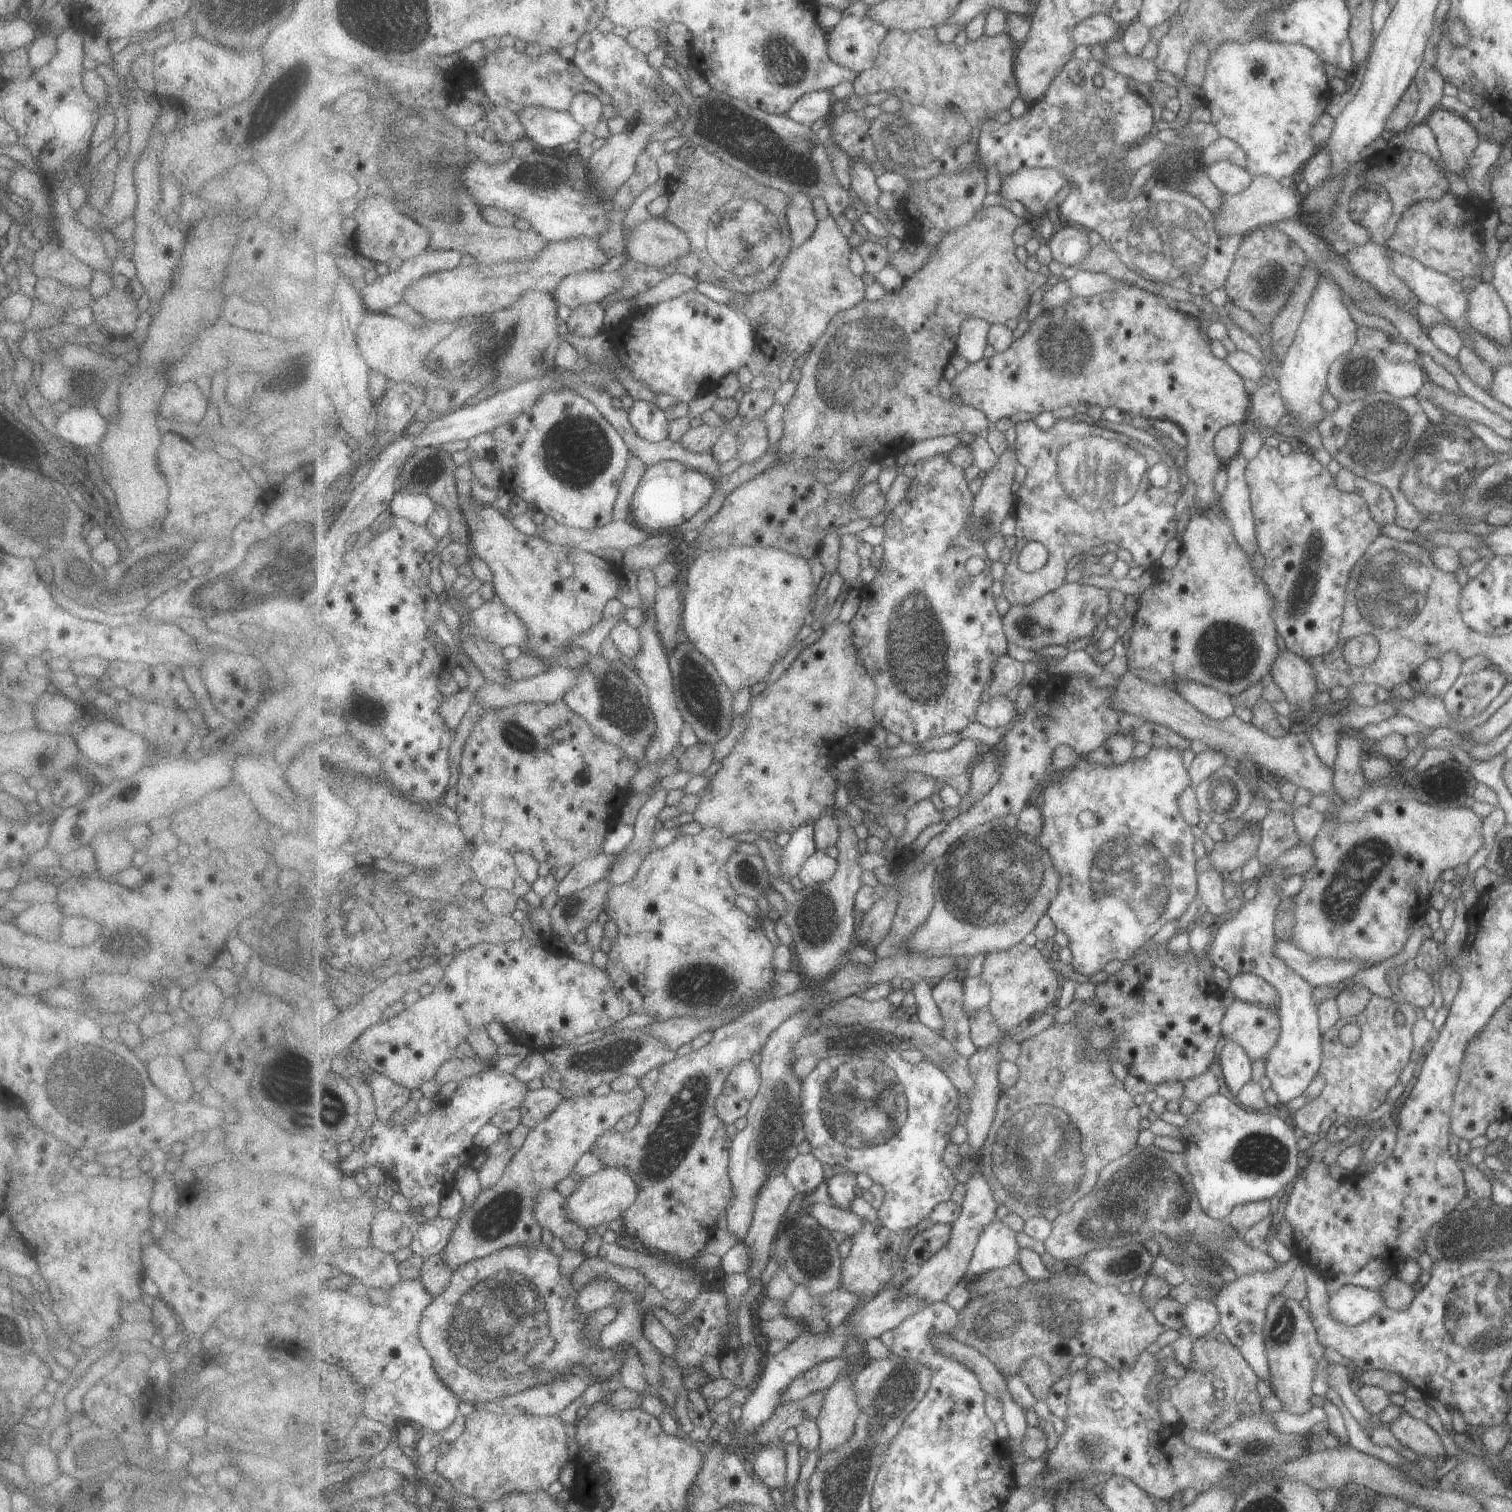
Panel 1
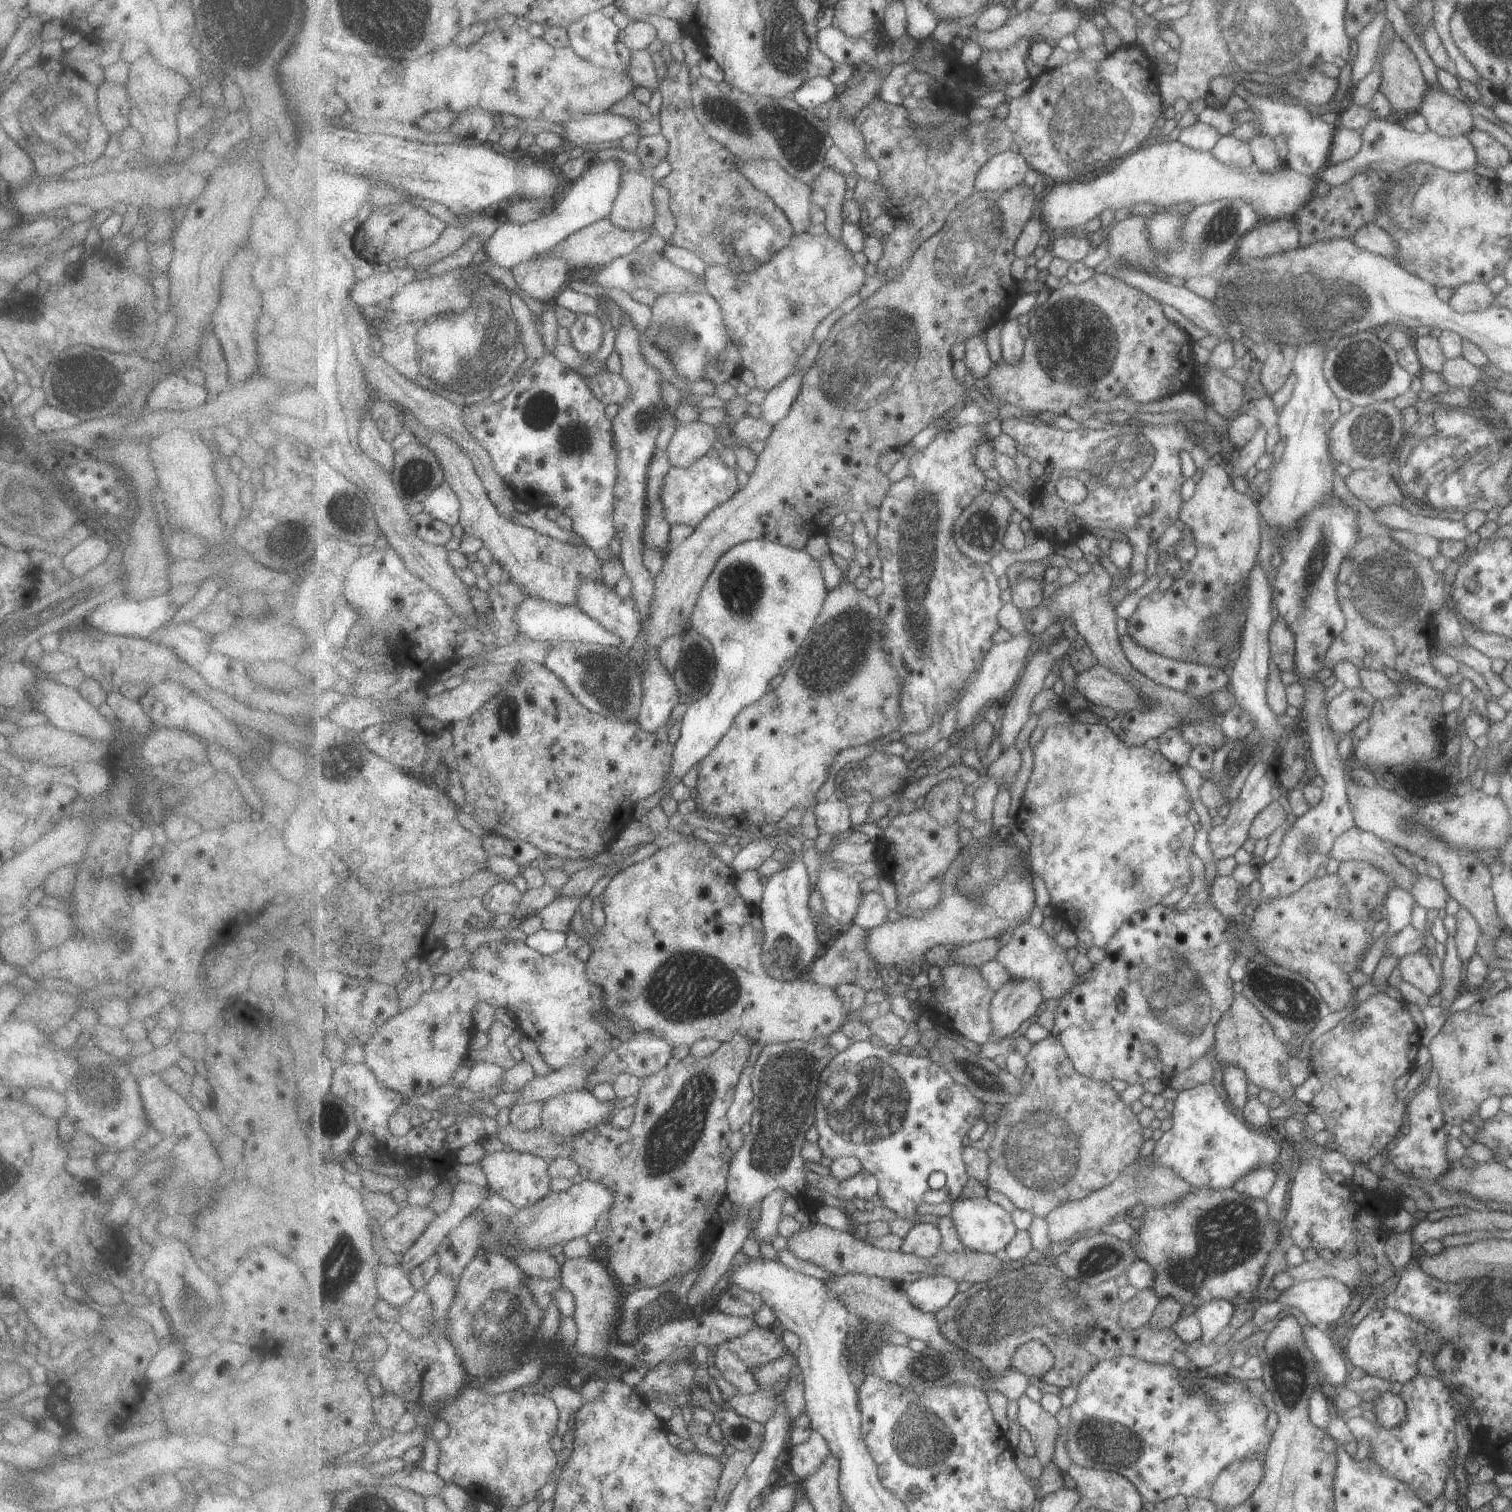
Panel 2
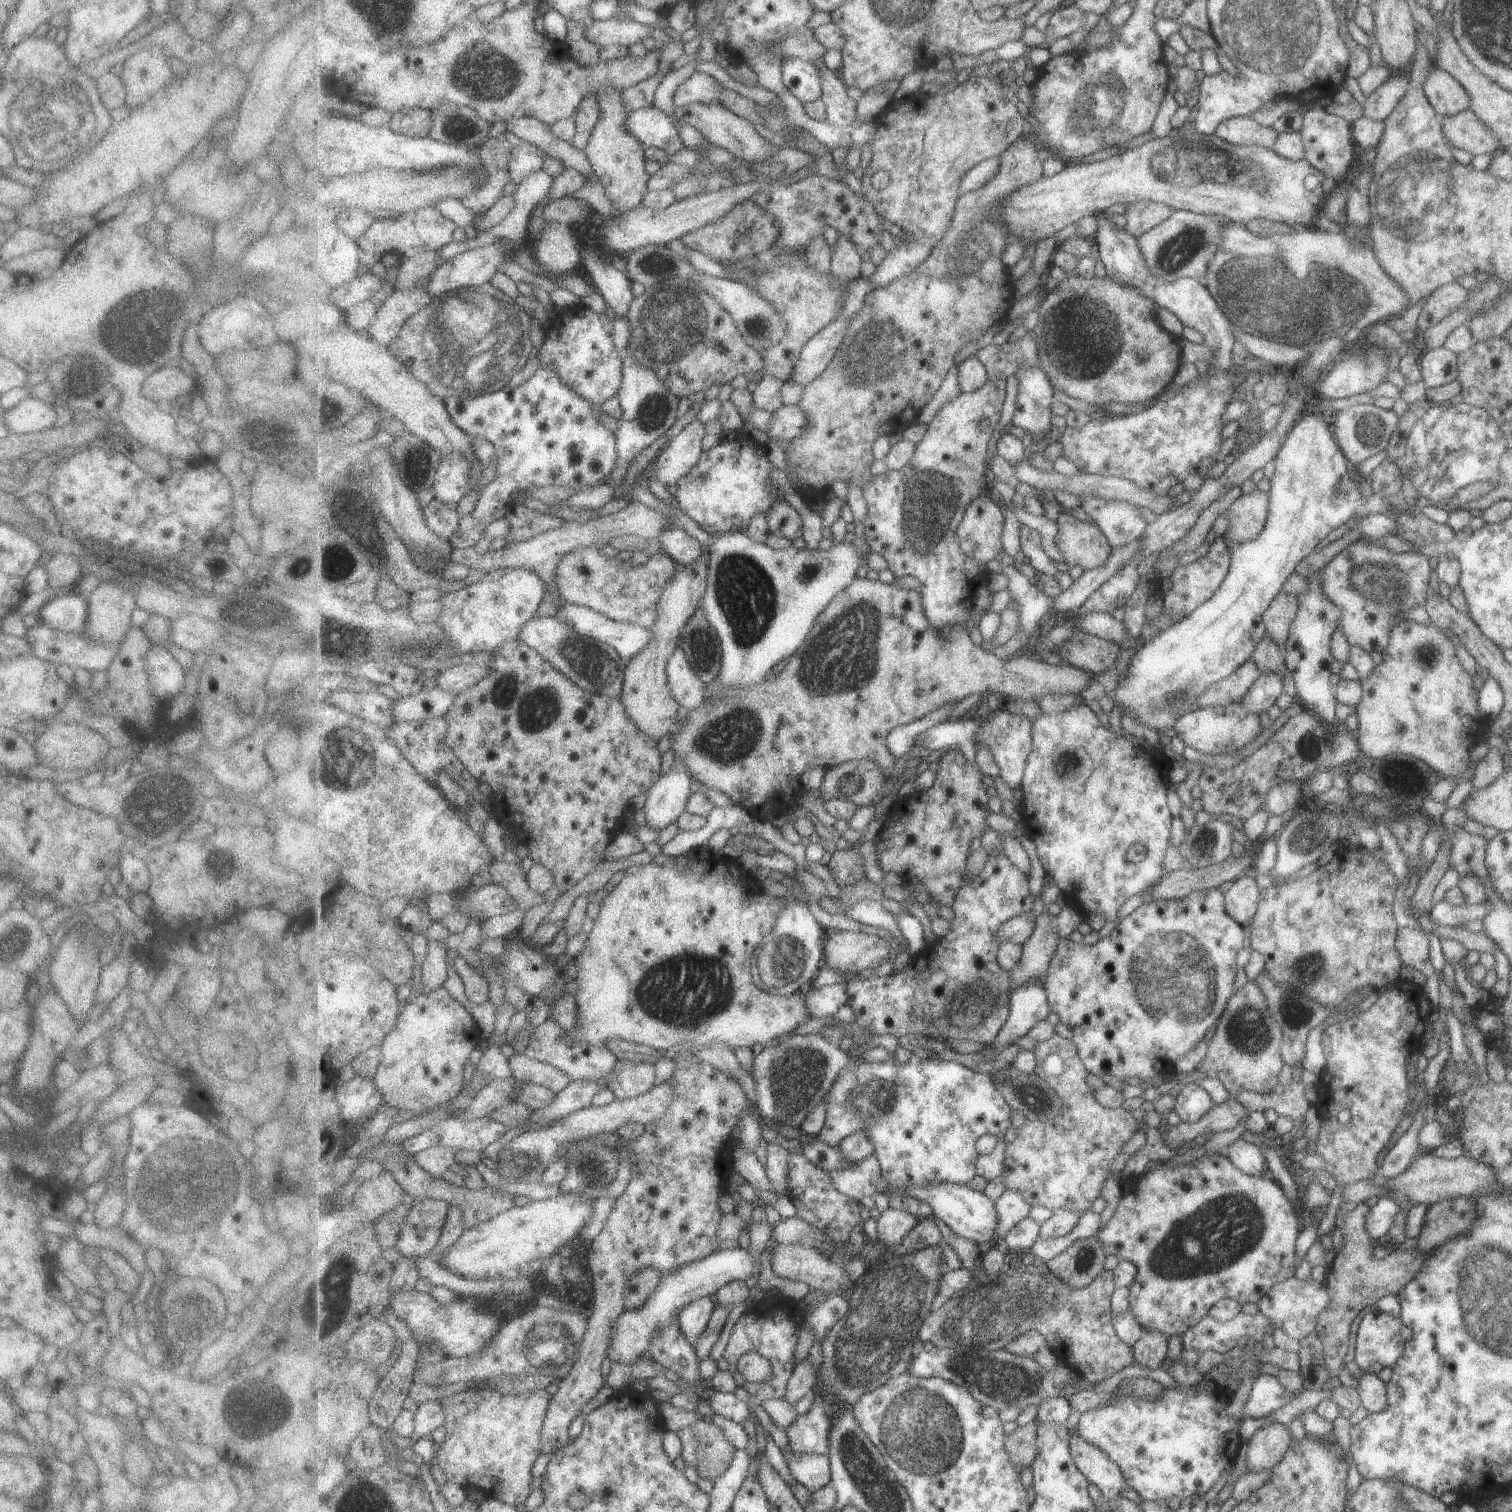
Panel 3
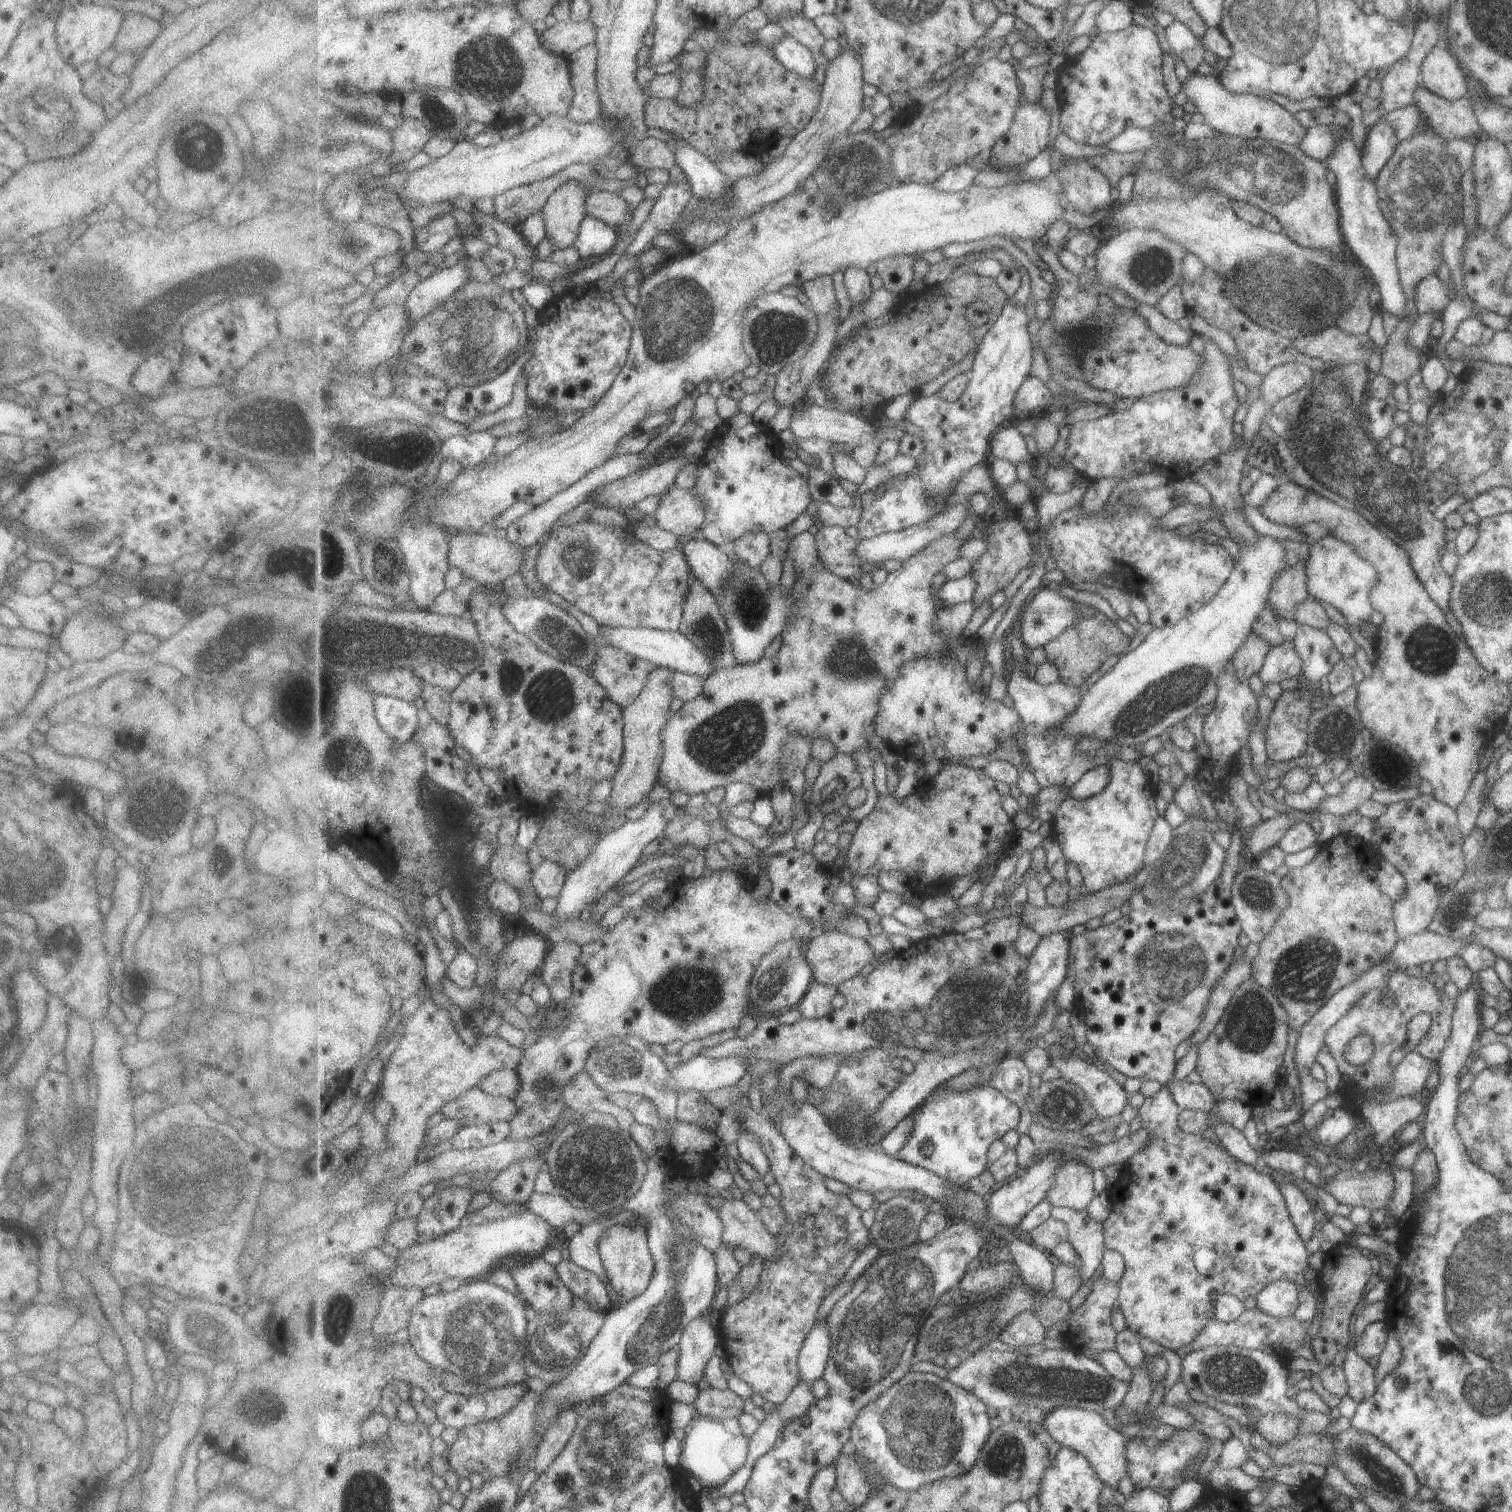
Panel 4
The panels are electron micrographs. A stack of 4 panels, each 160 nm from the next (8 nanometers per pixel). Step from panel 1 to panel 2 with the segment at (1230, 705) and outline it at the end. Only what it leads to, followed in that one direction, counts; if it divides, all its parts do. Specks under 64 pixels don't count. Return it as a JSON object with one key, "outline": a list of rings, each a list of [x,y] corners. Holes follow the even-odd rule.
{"outline":[[[1130,633],[1118,635],[1118,642],[1122,652],[1137,671],[1145,674],[1148,678],[1154,680],[1154,682],[1163,684],[1165,687],[1188,693],[1190,696],[1207,697],[1214,691],[1230,685],[1230,675],[1228,672],[1218,667],[1199,665],[1198,663],[1183,663],[1182,661],[1162,656],[1154,651],[1149,651],[1142,645],[1138,646]]]}

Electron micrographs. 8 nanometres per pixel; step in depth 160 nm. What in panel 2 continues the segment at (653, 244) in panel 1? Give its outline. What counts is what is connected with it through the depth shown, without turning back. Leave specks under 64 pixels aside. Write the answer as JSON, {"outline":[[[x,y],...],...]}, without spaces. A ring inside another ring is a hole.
{"outline":[[[624,163],[623,181],[611,219],[623,229],[638,230],[652,227],[657,219],[655,188],[658,181],[646,172],[629,170]]]}

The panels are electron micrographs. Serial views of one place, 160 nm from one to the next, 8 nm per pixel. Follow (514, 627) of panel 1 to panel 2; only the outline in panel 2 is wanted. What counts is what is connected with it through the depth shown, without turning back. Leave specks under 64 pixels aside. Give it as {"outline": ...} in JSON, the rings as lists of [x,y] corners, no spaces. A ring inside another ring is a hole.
{"outline":[[[530,597],[521,604],[515,619],[520,627],[519,635],[524,634],[527,640],[532,640],[535,643],[535,648],[543,641],[582,641],[615,647],[625,644],[624,639],[614,634],[613,630],[606,628],[602,622],[580,605],[563,605],[540,597]]]}

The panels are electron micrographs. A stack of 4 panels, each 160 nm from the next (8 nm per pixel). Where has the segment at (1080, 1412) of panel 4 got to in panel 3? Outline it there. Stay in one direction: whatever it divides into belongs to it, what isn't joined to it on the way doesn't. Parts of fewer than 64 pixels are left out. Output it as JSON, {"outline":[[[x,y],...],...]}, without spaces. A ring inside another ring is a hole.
{"outline":[[[1078,1428],[1071,1434],[1071,1451],[1078,1466],[1100,1488],[1102,1496],[1108,1501],[1118,1501],[1120,1491],[1127,1484],[1118,1463],[1101,1446],[1086,1441]]]}

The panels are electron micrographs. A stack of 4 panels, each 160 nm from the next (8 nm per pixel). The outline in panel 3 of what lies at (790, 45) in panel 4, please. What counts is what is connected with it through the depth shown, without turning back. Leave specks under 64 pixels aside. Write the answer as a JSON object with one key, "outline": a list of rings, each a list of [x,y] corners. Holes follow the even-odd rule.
{"outline":[[[794,57],[784,66],[785,86],[802,102],[810,103],[825,95],[823,78],[814,61]]]}

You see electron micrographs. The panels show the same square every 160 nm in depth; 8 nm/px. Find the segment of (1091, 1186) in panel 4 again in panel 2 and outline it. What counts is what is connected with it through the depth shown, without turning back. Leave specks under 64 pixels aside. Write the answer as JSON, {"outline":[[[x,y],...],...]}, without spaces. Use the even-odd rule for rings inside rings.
{"outline":[[[1056,1035],[1035,1043],[1027,1059],[1028,1070],[1021,1078],[1027,1091],[1020,1098],[1012,1098],[1000,1112],[988,1181],[992,1190],[1008,1196],[1016,1208],[1029,1210],[1035,1217],[1047,1217],[1063,1204],[1084,1200],[1113,1183],[1125,1166],[1138,1158],[1142,1126],[1110,1082],[1087,1077],[1076,1068]]]}

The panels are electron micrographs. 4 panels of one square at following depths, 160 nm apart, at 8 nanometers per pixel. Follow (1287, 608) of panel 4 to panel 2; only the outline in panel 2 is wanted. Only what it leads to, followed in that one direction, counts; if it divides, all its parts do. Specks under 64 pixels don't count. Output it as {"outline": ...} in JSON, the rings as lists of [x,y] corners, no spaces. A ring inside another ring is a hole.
{"outline":[[[1278,617],[1269,630],[1269,653],[1282,671],[1295,670],[1295,638],[1289,624]]]}

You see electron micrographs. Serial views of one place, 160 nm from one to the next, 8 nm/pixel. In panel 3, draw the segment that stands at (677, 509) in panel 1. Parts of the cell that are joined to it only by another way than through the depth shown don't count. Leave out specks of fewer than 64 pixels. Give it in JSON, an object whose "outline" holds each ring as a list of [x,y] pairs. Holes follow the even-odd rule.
{"outline":[[[742,430],[735,439],[723,438],[718,445],[703,454],[688,476],[679,480],[676,497],[681,509],[711,534],[746,531],[758,514],[768,514],[776,502],[786,498],[784,492],[772,482],[772,469],[776,467],[770,462],[766,451],[766,447],[746,430]]]}

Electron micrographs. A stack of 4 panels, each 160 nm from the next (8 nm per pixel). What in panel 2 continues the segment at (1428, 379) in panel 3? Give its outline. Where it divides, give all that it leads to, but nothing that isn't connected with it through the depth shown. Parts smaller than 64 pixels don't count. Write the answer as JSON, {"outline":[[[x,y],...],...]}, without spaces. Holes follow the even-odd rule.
{"outline":[[[1462,355],[1446,359],[1441,369],[1435,373],[1438,373],[1439,377],[1451,387],[1468,388],[1473,384],[1485,381],[1481,370]]]}

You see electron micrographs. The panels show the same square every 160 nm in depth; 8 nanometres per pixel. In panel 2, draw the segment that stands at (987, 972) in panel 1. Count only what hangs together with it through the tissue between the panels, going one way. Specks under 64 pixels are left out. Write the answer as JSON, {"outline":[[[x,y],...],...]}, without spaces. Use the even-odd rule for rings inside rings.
{"outline":[[[1027,922],[1014,931],[1011,941],[1001,948],[996,960],[1007,966],[1009,972],[1013,974],[1012,979],[1039,980],[1047,1002],[1050,998],[1062,998],[1077,981],[1074,964],[1068,956],[1070,956],[1068,949],[1060,946],[1056,937],[1043,925]]]}

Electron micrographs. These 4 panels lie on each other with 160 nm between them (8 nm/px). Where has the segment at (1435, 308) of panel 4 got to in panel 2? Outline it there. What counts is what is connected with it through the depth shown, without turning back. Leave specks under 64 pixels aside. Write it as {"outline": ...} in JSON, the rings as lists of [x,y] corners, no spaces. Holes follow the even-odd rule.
{"outline":[[[1464,283],[1453,289],[1448,304],[1459,313],[1481,311],[1494,304],[1495,296],[1485,284]]]}

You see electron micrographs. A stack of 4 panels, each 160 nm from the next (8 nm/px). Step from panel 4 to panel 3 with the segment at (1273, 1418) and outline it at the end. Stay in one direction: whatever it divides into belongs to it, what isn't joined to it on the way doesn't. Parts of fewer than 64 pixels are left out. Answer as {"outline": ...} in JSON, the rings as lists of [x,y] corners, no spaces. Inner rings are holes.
{"outline":[[[1267,1422],[1247,1441],[1247,1461],[1250,1471],[1272,1469],[1291,1446],[1292,1435],[1287,1425]]]}

